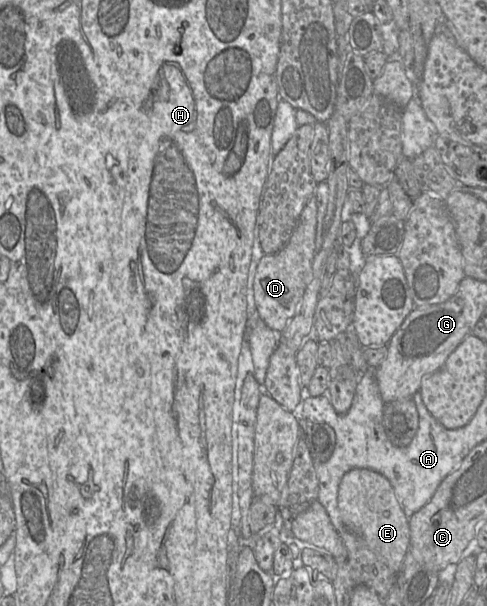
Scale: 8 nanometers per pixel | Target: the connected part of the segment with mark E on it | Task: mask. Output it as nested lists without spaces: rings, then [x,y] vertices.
[[[367,468],[350,470],[343,476],[339,485],[338,509],[345,527],[377,554],[392,572],[399,573],[406,553],[410,548],[409,517],[405,515],[388,479],[382,474]]]

